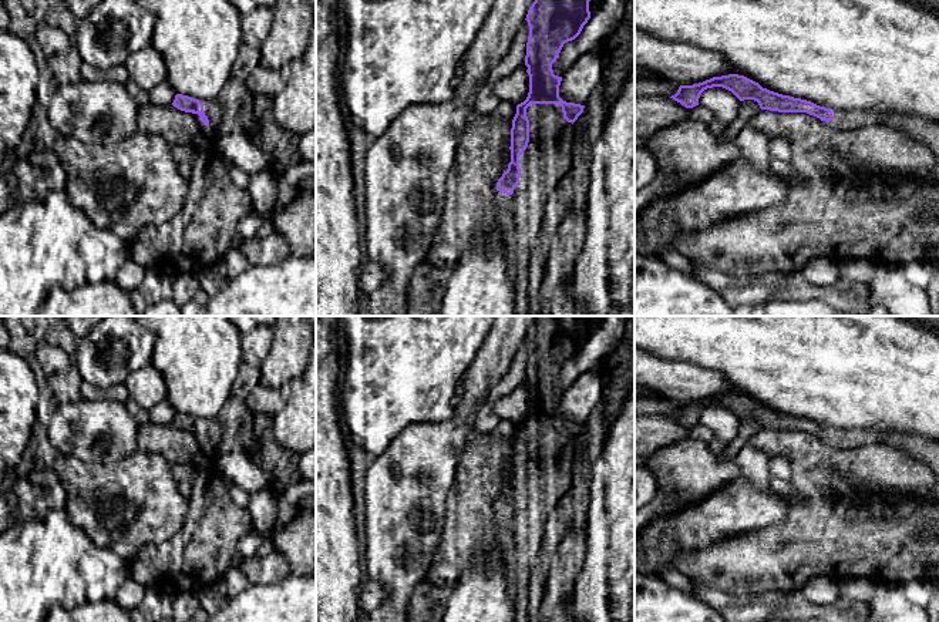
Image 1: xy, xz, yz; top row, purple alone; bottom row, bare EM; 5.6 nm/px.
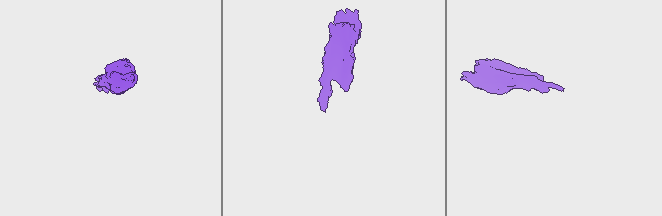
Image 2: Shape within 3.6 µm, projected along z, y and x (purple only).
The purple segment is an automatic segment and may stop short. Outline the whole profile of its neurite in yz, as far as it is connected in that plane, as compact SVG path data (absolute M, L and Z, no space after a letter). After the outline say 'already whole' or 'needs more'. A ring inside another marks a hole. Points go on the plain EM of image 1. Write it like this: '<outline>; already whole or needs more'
M738 393L713 396L693 404L680 404L677 411L670 417L686 427L693 427L699 424L701 411L713 406L723 406L731 410L740 420L754 418L761 428L807 431L819 437L825 444L834 448L861 448L869 444L893 446L928 464L939 481L939 441L915 433L825 427L807 418L770 410L763 407L758 401Z; needs more

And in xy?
M176 413L172 424L181 430L198 433L203 444L209 444L209 438L203 431L203 423L199 418Z; already whole

